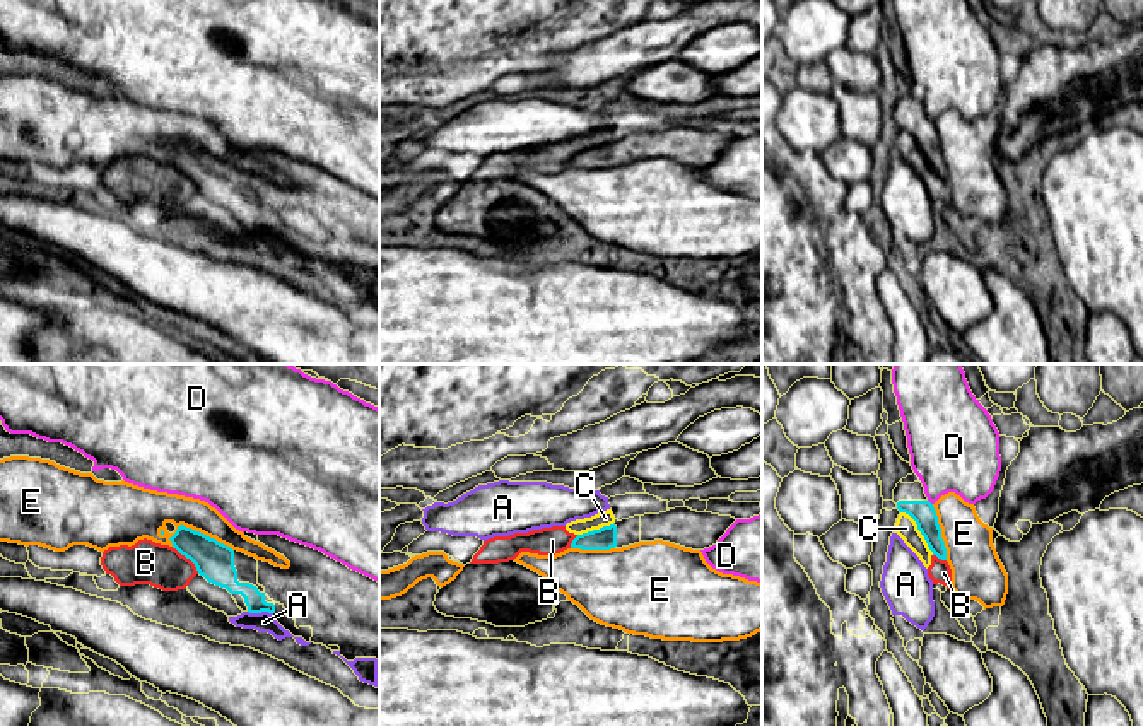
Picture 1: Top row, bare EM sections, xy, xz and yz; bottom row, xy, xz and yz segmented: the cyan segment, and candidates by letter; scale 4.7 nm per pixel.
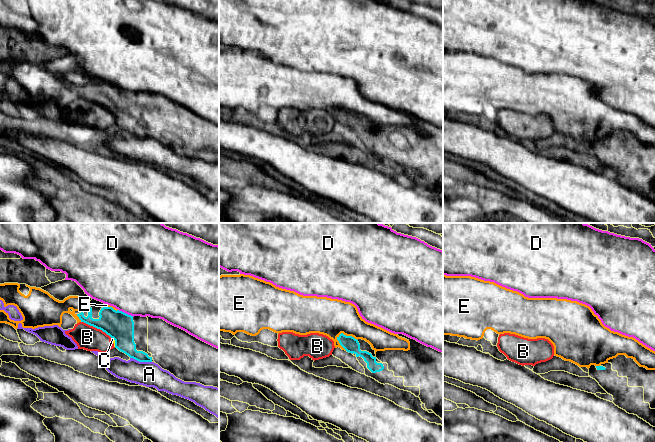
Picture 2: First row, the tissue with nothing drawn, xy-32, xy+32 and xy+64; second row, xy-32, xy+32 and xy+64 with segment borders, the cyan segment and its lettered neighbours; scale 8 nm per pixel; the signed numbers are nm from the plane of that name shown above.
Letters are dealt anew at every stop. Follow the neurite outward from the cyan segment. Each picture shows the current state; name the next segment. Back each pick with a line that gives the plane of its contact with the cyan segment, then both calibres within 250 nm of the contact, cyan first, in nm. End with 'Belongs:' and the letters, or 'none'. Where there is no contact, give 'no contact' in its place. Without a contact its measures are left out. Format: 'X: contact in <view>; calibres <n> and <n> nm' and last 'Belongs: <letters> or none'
Belongs: none

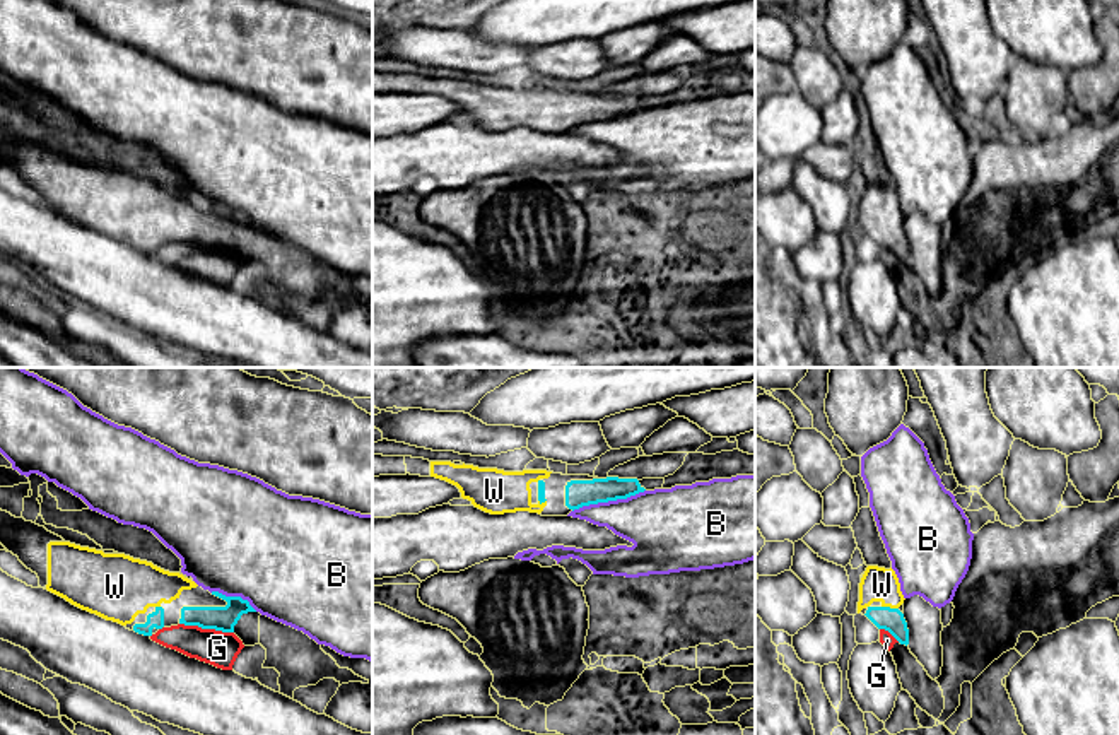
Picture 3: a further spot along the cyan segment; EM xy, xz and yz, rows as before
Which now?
W: contact in yz; calibres 110 and 160 nm
Belongs: W

